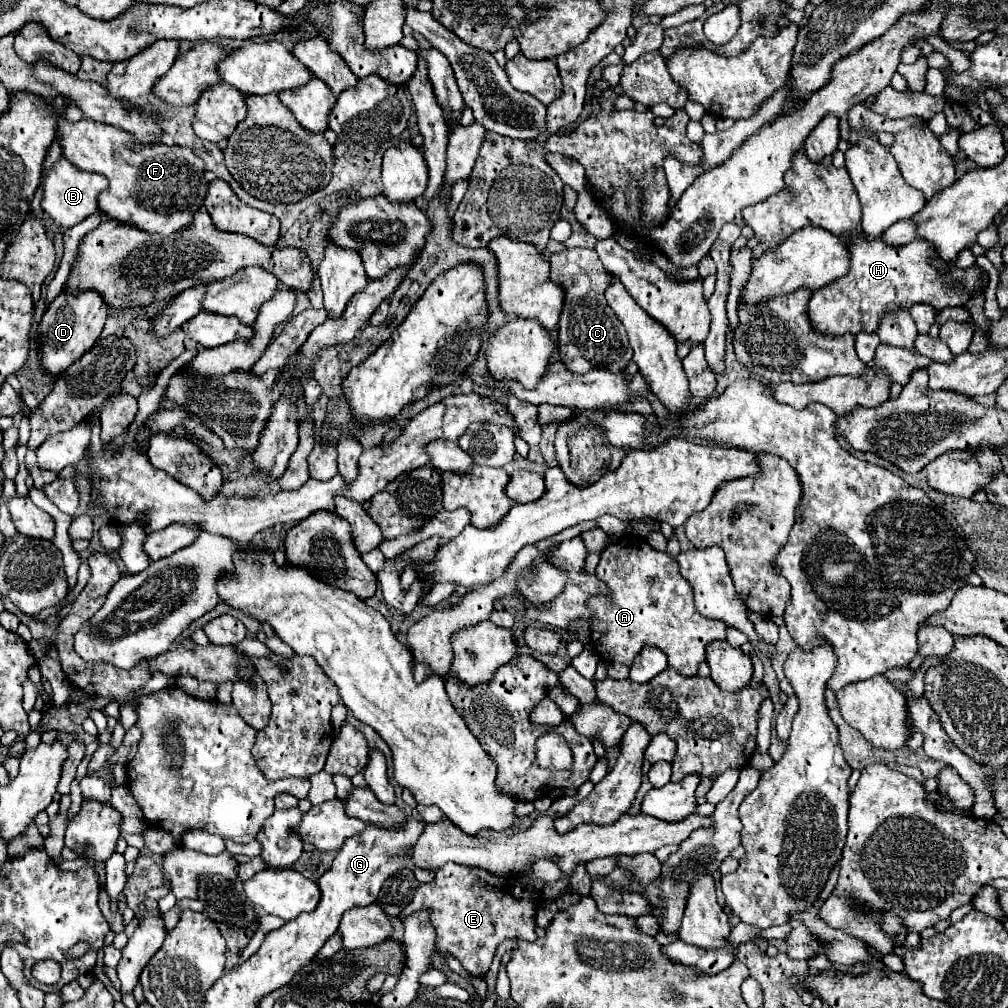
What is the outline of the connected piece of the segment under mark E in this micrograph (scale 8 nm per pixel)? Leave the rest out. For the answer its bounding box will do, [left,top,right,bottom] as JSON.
[399,864,539,976]

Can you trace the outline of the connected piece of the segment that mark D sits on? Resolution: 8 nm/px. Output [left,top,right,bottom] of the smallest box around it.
[37,290,109,376]

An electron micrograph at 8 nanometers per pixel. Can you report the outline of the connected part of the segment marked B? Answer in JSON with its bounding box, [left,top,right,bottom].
[41,158,107,228]

